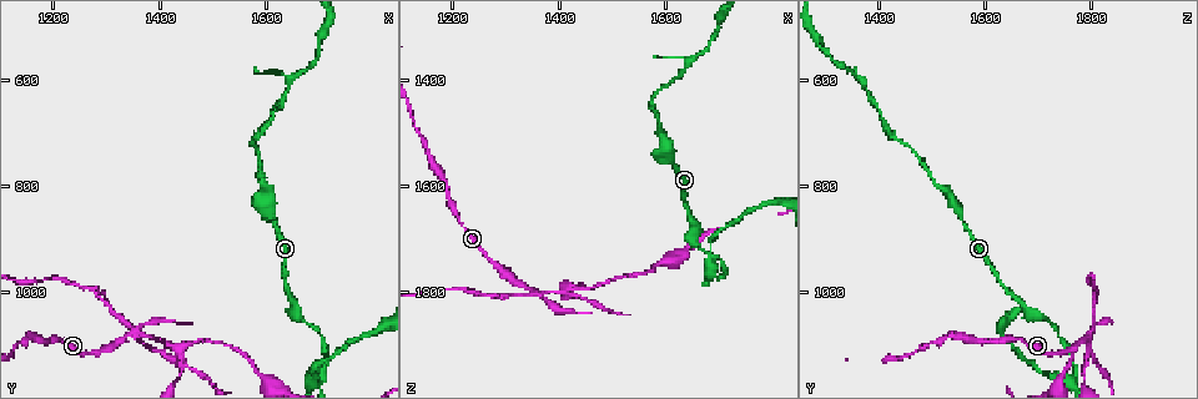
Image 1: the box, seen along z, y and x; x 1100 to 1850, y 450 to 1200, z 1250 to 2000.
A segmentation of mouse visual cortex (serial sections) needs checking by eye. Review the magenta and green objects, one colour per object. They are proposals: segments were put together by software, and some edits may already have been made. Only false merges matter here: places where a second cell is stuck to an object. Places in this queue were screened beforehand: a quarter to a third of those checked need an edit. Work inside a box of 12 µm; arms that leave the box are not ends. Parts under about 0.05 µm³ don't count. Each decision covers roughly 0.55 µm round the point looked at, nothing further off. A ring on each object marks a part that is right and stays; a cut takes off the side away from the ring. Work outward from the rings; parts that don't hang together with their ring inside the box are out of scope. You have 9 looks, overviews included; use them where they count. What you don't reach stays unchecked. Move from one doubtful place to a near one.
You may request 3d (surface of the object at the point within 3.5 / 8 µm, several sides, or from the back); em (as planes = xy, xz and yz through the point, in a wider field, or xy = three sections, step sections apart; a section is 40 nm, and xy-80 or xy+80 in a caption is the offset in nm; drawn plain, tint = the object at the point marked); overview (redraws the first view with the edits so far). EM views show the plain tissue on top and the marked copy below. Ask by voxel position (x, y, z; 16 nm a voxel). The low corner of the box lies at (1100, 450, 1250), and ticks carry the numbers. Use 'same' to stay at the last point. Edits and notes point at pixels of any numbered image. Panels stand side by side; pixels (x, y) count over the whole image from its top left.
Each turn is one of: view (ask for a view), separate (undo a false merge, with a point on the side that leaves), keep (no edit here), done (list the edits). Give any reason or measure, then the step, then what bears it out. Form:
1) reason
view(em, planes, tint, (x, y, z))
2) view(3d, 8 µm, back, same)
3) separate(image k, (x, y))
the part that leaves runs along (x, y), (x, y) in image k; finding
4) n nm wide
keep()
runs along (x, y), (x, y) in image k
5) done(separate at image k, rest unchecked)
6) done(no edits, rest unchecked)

abrupt turn
view(3d, 3.5 µm, (1350, 1075, 1795))

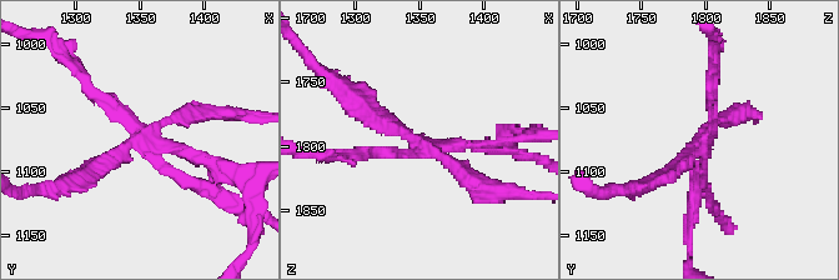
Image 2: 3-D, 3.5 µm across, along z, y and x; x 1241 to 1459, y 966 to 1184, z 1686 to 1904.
now the EM
view(em, xy, step 1, tint, (1352, 1076, 1800))

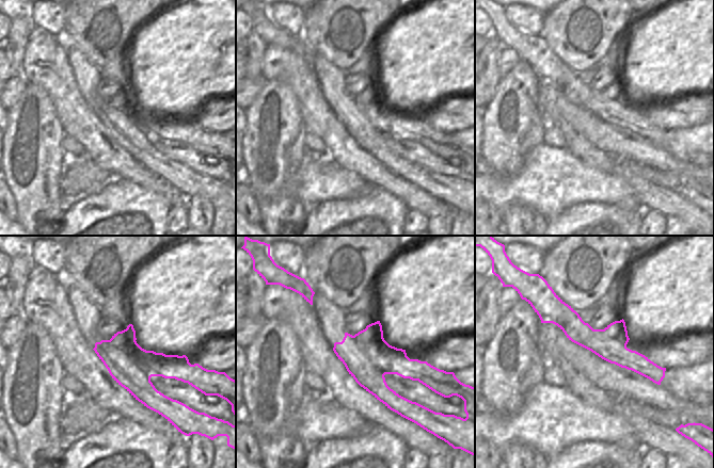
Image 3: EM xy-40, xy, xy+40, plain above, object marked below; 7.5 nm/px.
separate(image 2, (192, 153))
two cells meet here

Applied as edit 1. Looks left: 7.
calibre changes
view(3d, 8 µm, (1670, 1050, 1720))

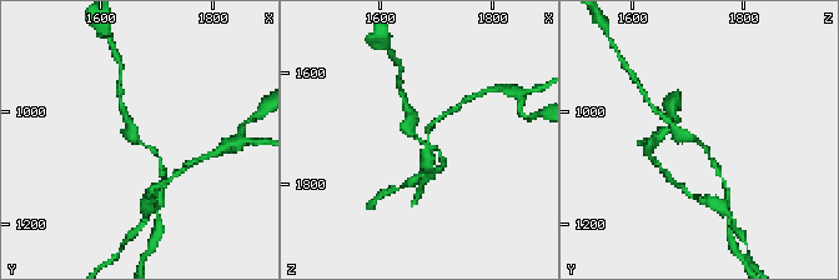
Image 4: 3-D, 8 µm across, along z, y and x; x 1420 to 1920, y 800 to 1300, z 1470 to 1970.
arms of 150, 250 nm
view(em, xy, step 2, tint, (1665, 1055, 1720))

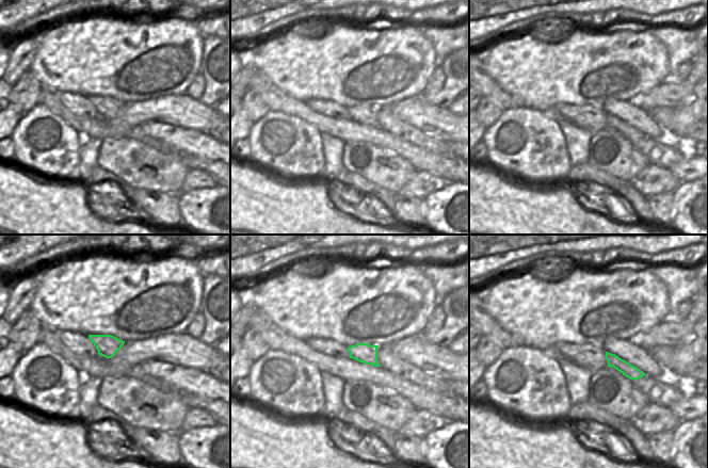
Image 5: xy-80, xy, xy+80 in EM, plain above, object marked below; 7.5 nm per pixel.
keep()
runs along (672, 124), (694, 136), (713, 163) in image 4; one cell here

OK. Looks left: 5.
calibre changes
view(3d, 8 µm, (1705, 1155, 1765))

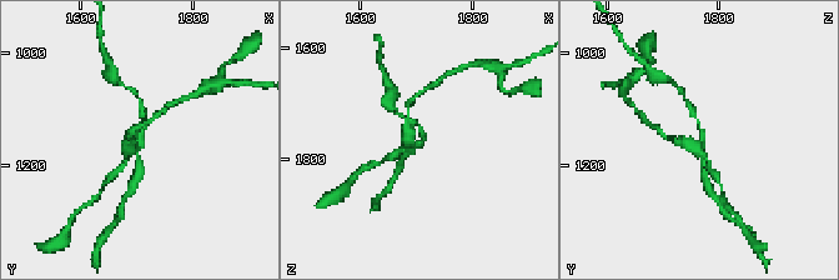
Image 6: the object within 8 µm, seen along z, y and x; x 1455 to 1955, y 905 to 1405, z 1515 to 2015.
4 arms; arms of 150, 150, 150, 250 nm
view(em, xy, step 2, tint, (1705, 1150, 1765))

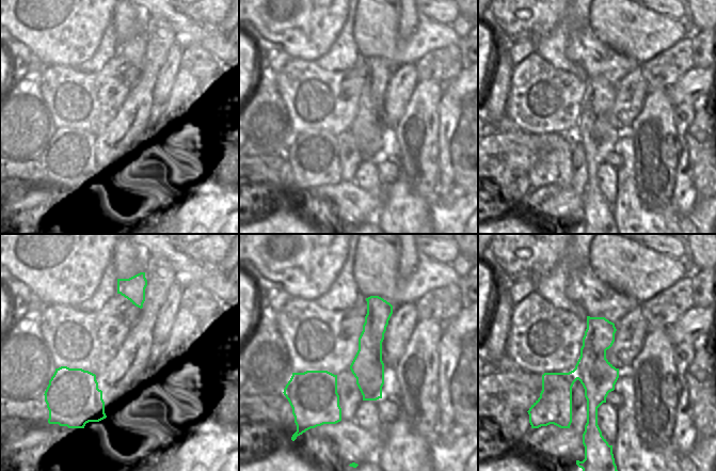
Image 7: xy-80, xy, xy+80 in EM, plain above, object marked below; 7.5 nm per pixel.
separate(image 6, (682, 140))
the part that leaves runs along (702, 144), (694, 148), (657, 129) in image 6; two cells meet here

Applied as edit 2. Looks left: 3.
done(separate at image 2, separate at image 6, rest unchecked)

